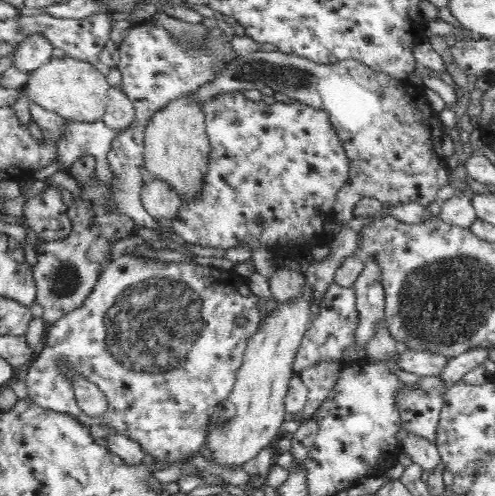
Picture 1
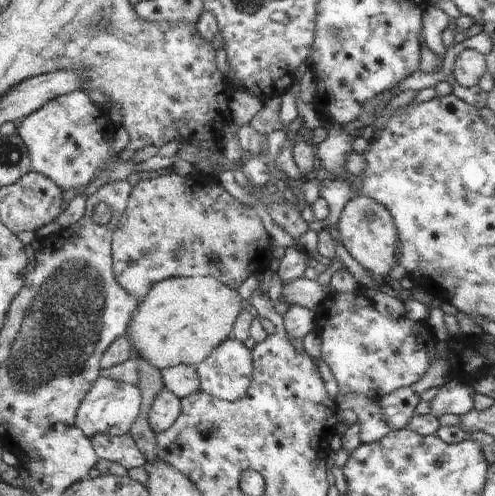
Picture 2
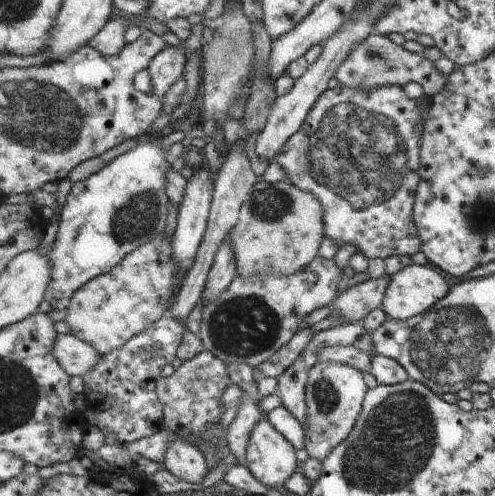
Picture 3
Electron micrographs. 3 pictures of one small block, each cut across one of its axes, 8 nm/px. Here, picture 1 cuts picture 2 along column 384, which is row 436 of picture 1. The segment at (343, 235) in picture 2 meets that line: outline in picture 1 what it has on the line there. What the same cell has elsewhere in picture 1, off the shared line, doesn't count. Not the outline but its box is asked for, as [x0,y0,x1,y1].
[206,284,312,466]

